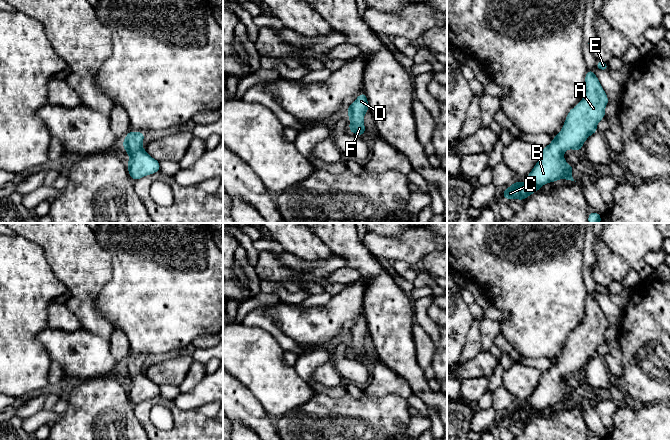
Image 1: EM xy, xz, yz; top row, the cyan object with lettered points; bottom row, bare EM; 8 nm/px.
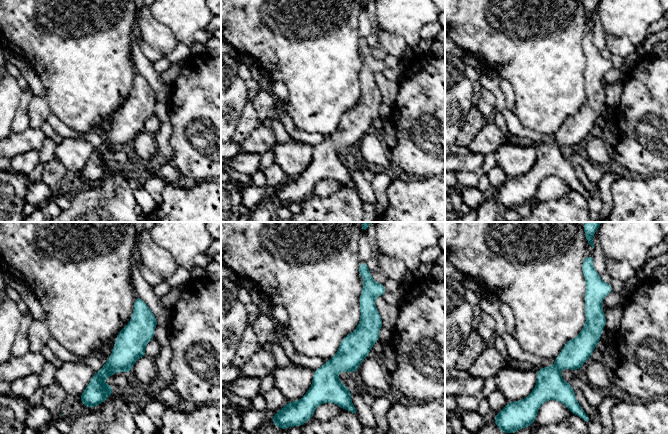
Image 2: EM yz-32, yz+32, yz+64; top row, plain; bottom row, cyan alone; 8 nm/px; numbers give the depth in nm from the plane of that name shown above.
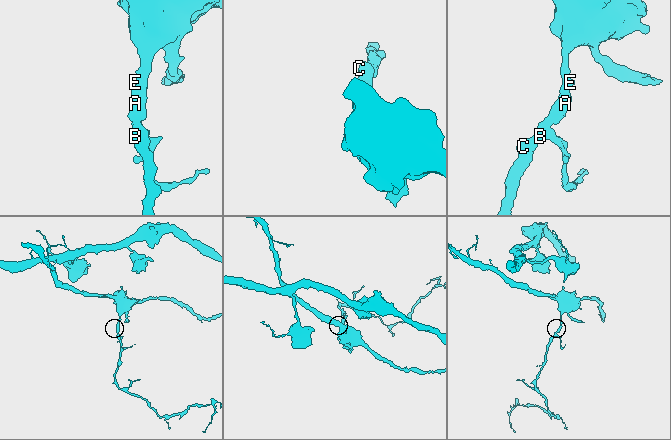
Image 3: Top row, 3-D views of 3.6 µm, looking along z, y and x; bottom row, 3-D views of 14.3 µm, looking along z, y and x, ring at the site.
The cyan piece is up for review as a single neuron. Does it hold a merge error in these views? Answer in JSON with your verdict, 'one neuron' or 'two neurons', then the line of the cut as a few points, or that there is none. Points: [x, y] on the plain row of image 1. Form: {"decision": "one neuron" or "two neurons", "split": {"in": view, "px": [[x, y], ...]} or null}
{"decision": "one neuron", "split": null}

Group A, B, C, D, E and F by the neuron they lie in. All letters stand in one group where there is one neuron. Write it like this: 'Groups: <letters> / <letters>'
Groups: A B C D E F

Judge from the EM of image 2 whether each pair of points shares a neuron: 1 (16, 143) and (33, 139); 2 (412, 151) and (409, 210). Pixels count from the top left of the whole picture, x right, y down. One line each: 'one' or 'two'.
1: one
2: two

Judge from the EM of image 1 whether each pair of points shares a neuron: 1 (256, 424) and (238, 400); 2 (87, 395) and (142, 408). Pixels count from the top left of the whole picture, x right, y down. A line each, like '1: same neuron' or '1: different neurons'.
1: same neuron
2: different neurons

